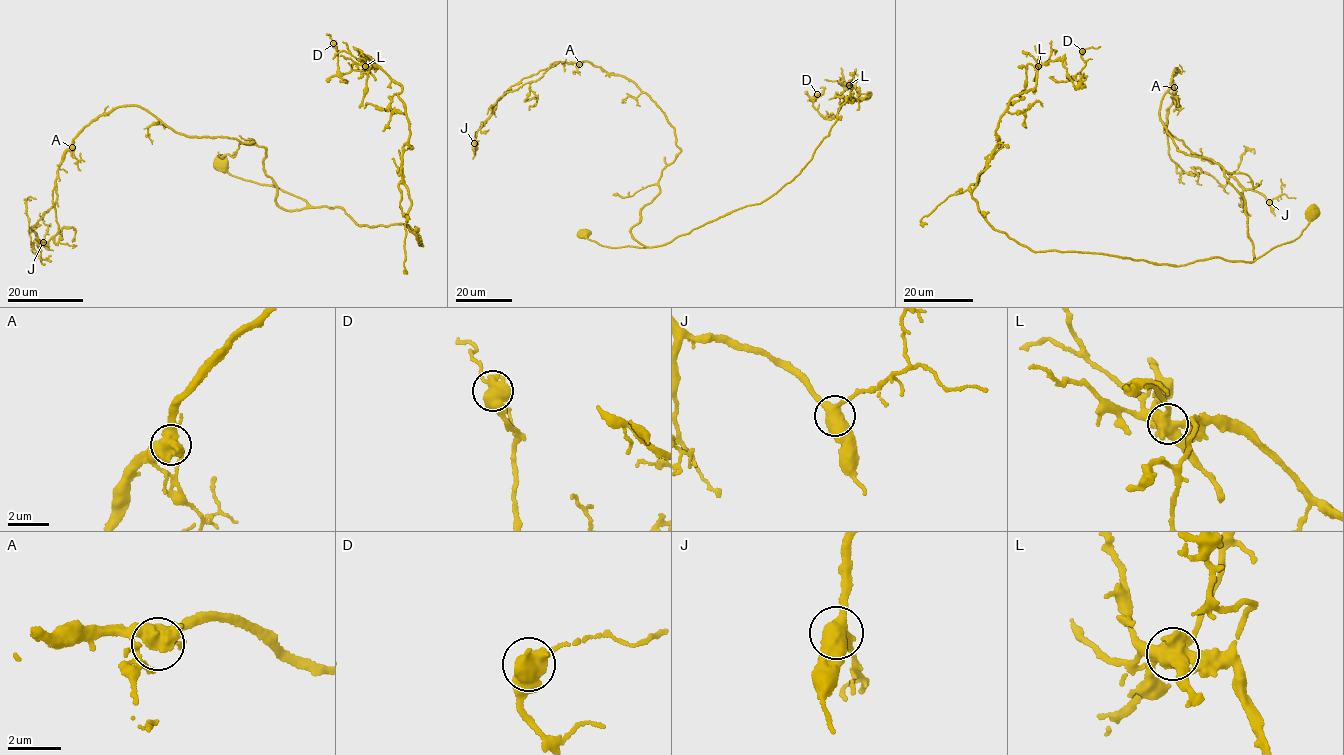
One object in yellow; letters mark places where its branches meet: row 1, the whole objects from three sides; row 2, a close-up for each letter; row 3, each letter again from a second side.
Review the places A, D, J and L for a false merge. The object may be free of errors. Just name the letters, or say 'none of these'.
L

